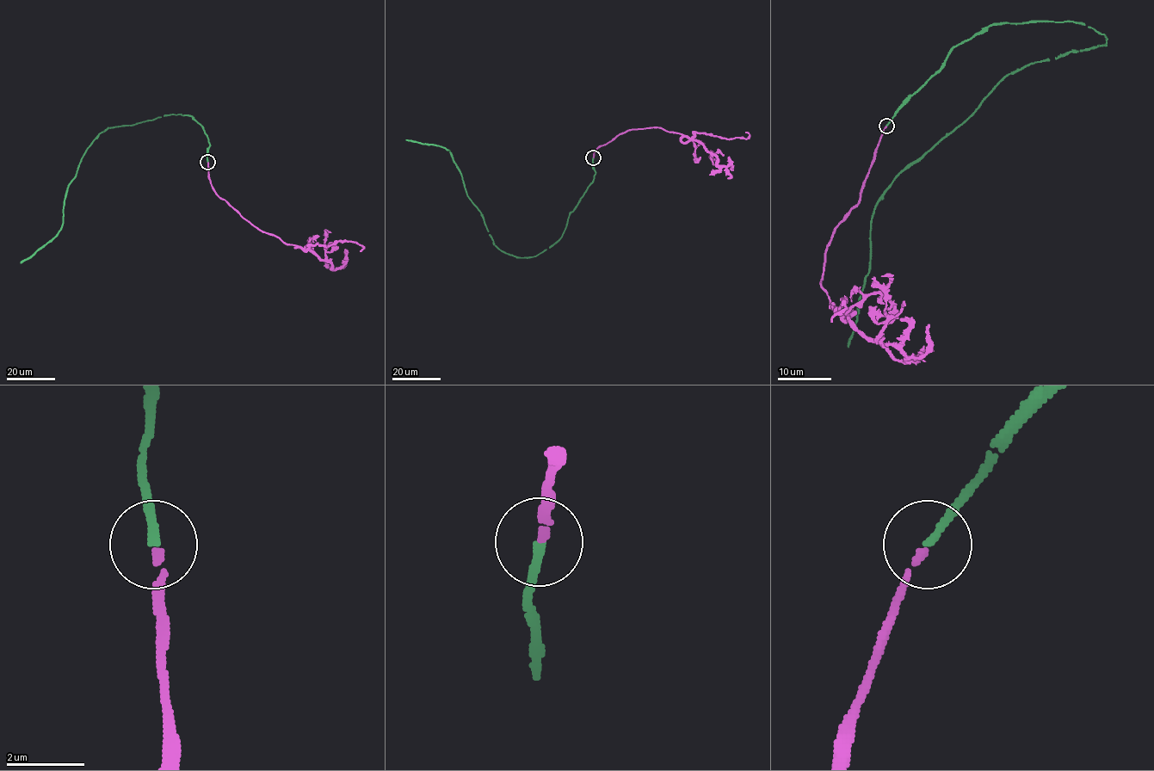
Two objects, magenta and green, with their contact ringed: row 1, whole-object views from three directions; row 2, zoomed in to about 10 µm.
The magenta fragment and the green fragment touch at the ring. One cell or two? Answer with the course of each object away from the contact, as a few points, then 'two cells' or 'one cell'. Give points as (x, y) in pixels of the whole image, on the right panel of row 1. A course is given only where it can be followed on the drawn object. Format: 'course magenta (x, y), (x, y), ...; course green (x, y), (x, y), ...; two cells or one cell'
course magenta (886, 126), (858, 203), (827, 246), (820, 285), (838, 311), (898, 360), (920, 359), (928, 351), (928, 323); course green (886, 126), (990, 25), (1103, 33), (1106, 44), (1008, 73), (894, 179), (871, 219), (847, 347); one cell

